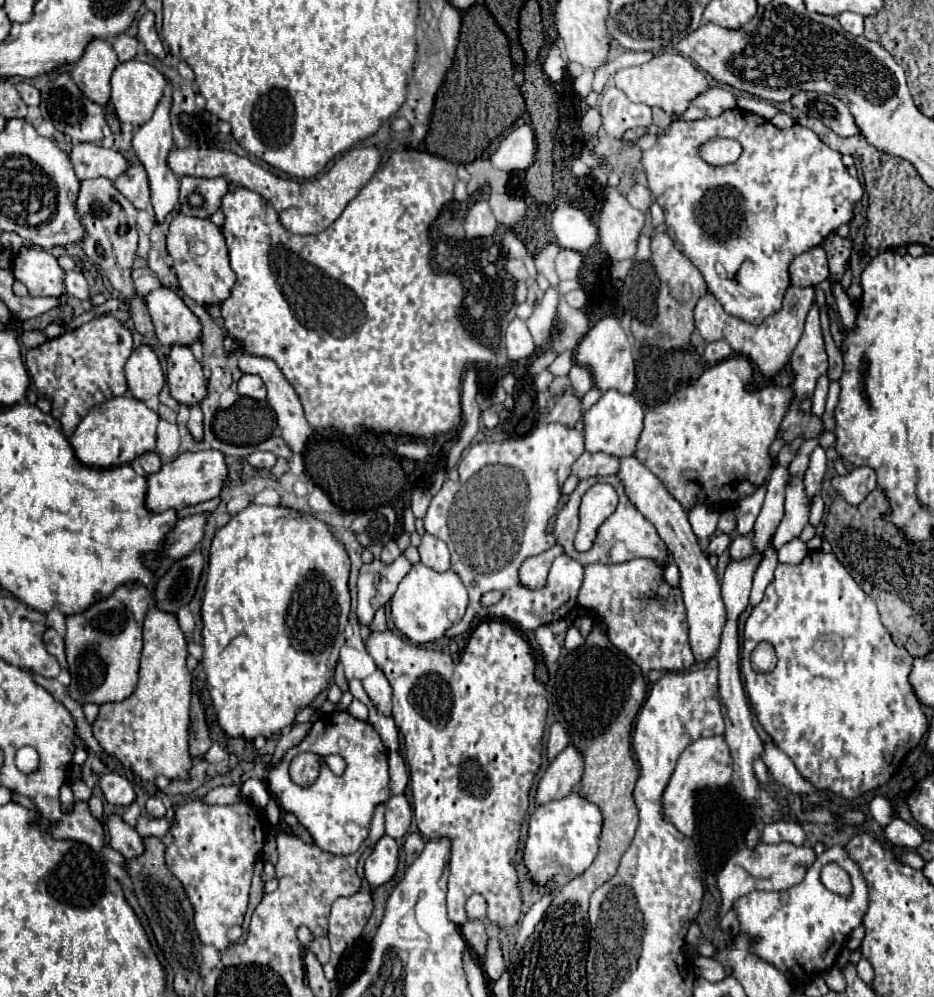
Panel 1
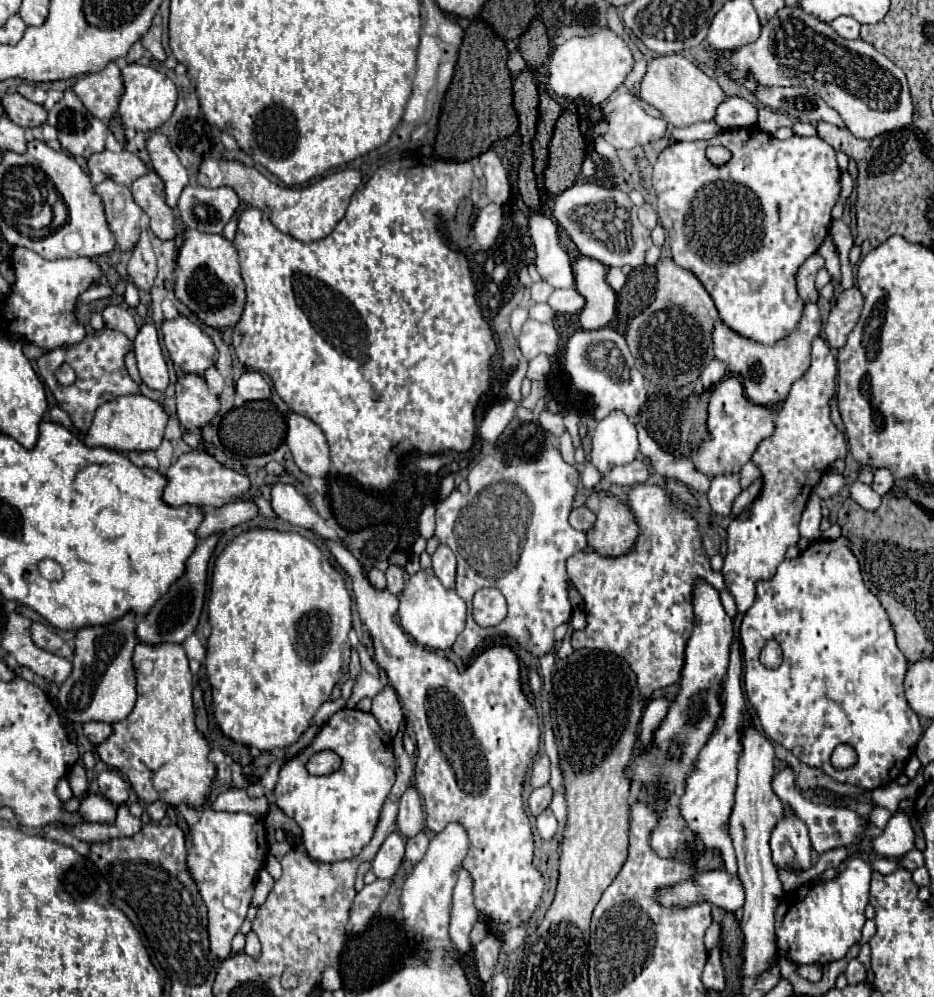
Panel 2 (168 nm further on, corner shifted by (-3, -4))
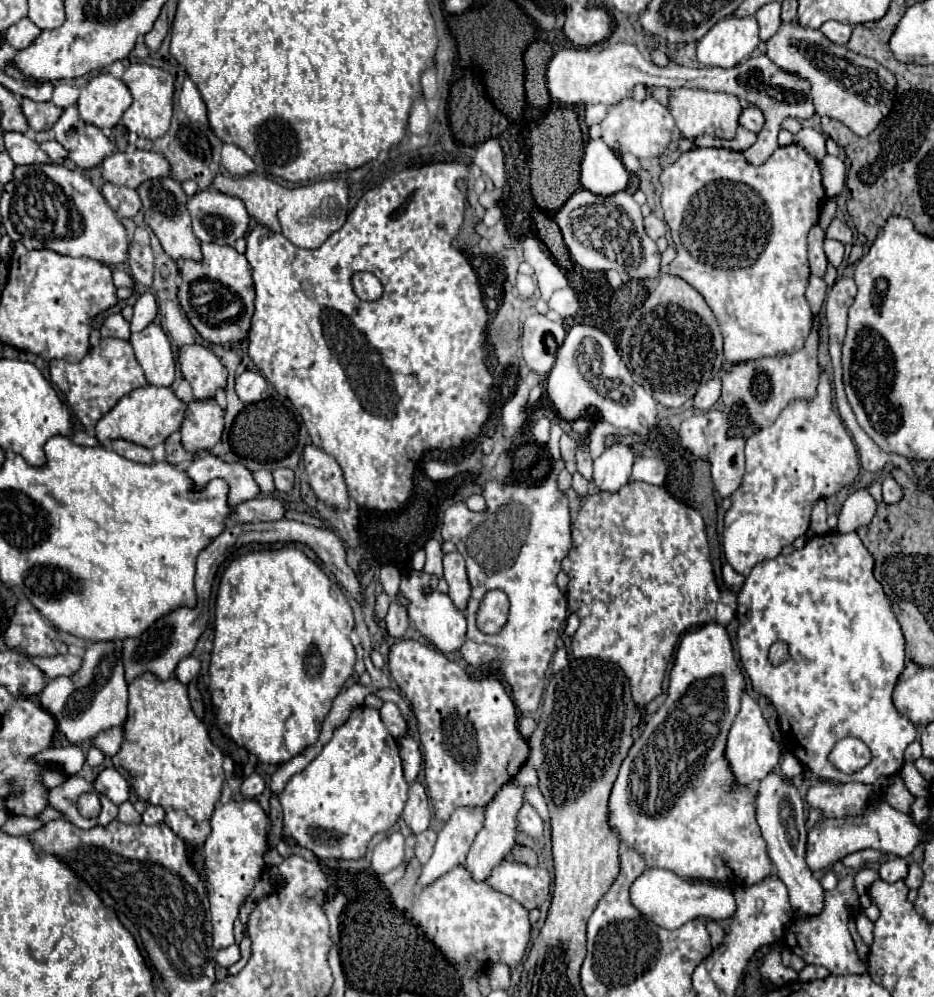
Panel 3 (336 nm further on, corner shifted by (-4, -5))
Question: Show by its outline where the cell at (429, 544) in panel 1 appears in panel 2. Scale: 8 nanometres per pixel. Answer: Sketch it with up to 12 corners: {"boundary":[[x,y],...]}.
{"boundary":[[448,545],[432,555],[434,575],[454,587],[456,557]]}

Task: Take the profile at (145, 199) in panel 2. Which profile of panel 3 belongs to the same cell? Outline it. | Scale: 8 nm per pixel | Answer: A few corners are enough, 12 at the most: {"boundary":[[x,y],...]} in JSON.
{"boundary":[[173,178],[137,188],[171,260],[201,260],[187,194]]}

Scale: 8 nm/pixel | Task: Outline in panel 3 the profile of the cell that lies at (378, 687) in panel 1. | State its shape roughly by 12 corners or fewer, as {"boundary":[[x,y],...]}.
{"boundary":[[385,702],[381,720],[395,740],[407,734],[397,704]]}

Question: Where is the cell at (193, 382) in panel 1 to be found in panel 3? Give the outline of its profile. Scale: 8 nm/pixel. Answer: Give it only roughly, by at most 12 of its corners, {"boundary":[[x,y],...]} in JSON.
{"boundary":[[191,402],[181,426],[183,448],[211,452],[221,440],[223,410]]}

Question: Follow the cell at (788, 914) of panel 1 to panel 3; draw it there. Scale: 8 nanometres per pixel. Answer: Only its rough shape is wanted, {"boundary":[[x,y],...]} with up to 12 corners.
{"boundary":[[853,876],[825,892],[823,912],[787,932],[787,948],[831,974],[865,974],[849,934]]}

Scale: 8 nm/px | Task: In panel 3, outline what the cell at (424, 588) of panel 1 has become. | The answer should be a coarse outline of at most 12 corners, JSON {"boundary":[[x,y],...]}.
{"boundary":[[429,574],[401,580],[409,620],[441,652],[461,648],[465,616],[447,594],[423,594]]}

